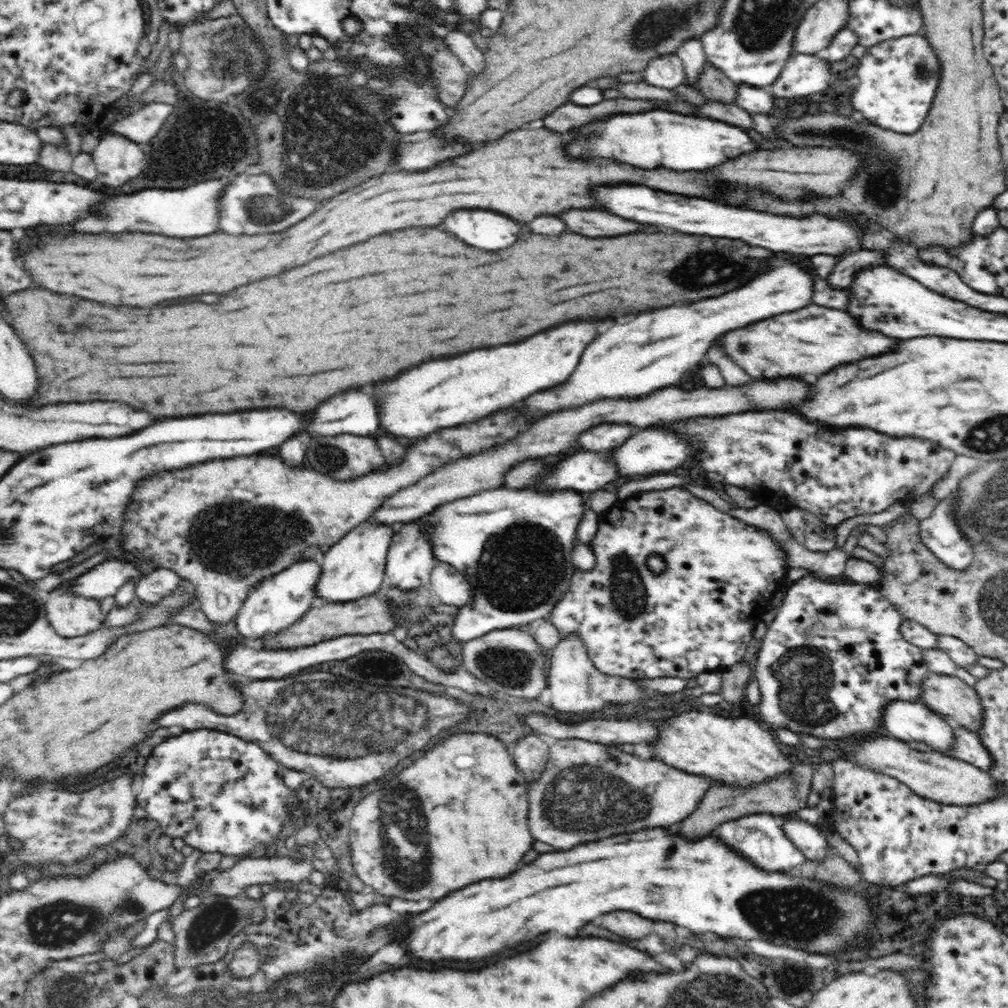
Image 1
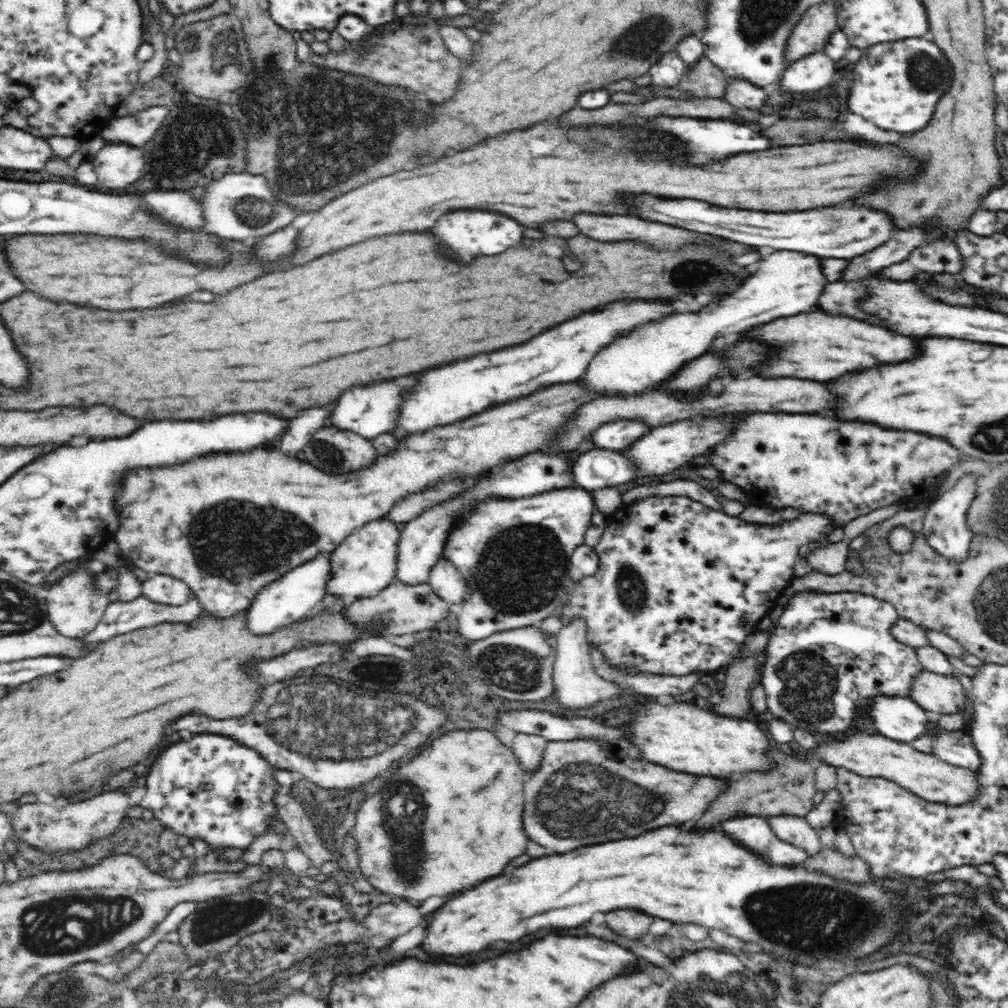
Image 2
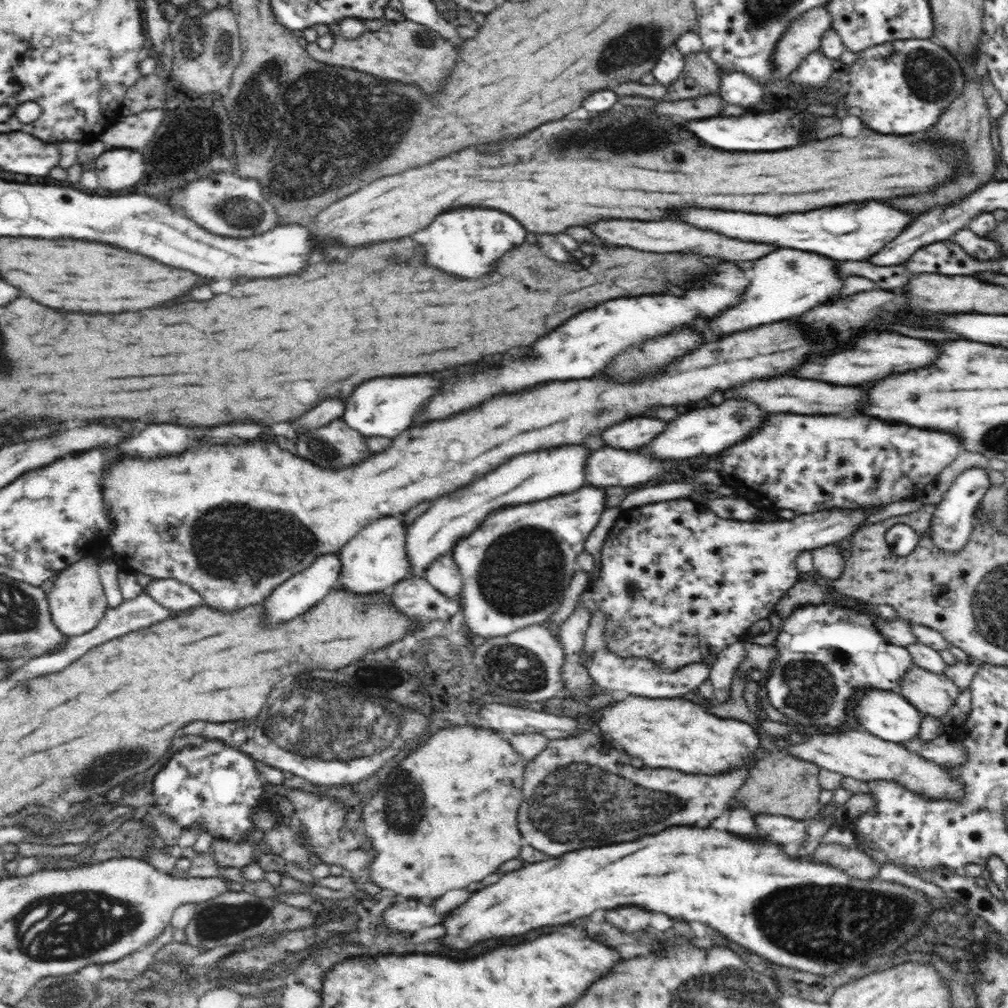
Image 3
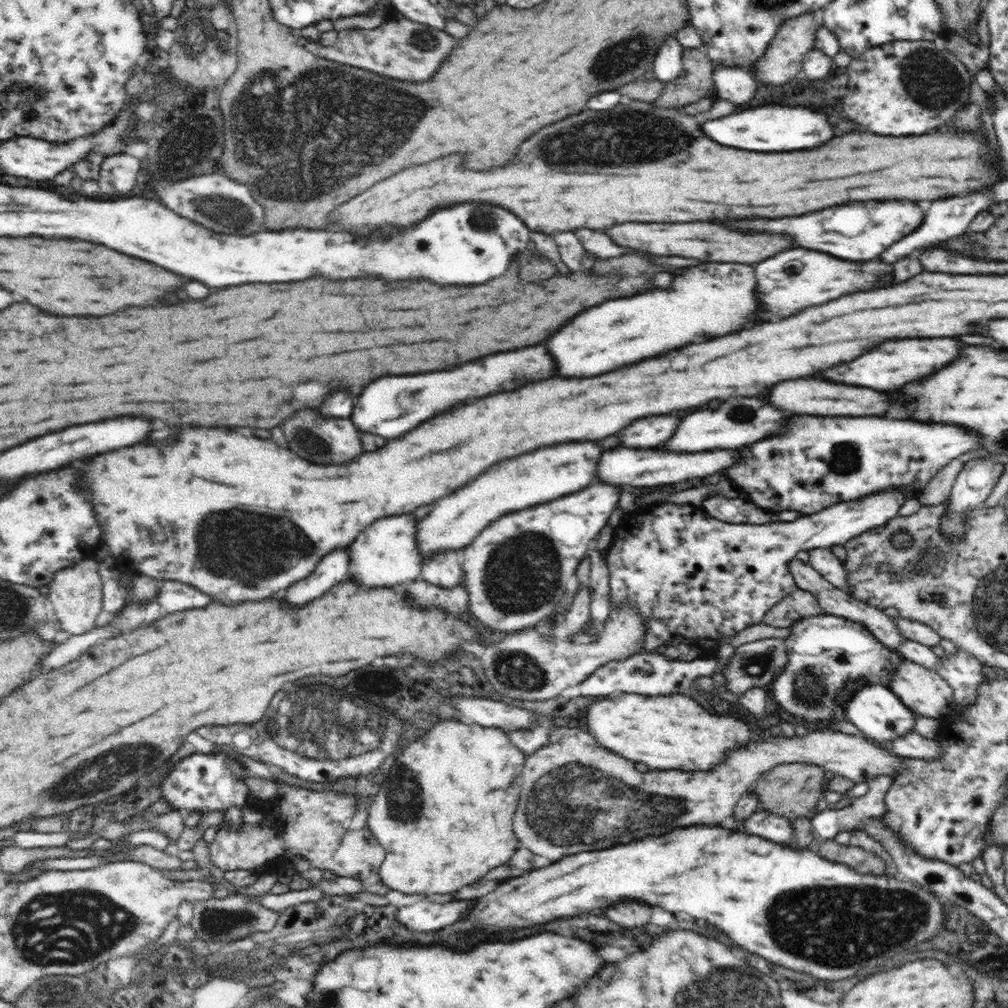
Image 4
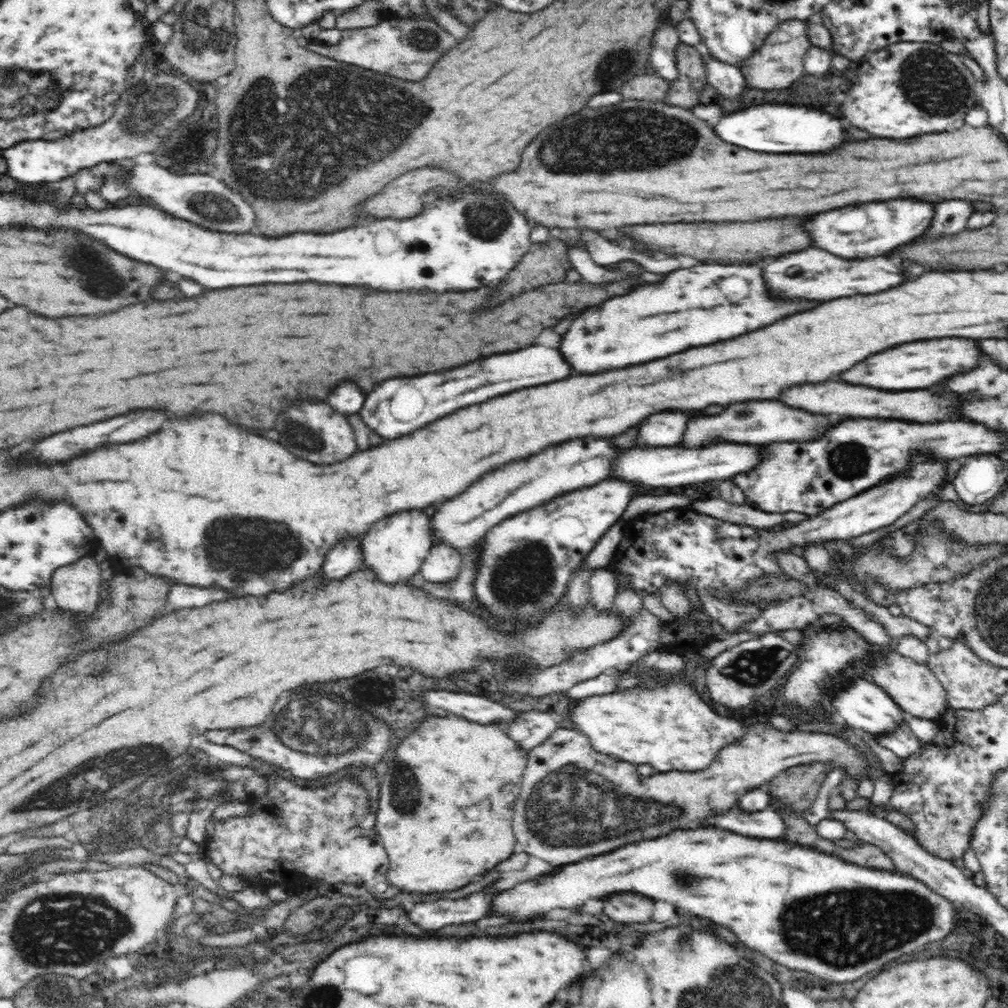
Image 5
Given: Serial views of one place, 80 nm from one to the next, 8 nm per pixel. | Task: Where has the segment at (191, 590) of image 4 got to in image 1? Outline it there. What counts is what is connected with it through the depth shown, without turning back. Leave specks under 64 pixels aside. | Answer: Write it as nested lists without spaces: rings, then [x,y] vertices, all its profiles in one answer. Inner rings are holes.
[[[151,570],[136,580],[136,597],[149,604],[160,602],[160,599],[170,597],[181,586],[180,580],[173,571]]]

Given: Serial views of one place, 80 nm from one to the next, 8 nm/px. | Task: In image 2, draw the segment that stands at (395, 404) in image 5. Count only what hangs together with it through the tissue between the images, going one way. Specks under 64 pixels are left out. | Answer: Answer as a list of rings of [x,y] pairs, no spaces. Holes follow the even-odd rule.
[[[376,382],[370,386],[354,386],[352,390],[344,392],[340,400],[334,404],[332,420],[330,424],[342,428],[342,430],[352,430],[364,438],[376,438],[378,434],[392,434],[398,426],[398,414],[400,414],[400,404],[406,396],[406,388],[398,386],[394,382]]]

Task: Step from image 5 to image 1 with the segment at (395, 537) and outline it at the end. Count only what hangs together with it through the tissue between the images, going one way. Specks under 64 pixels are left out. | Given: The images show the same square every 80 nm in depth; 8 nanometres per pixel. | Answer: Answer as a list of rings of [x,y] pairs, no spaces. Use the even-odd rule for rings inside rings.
[[[366,521],[345,534],[344,538],[340,538],[324,553],[322,573],[314,588],[317,597],[343,603],[364,598],[381,590],[386,585],[385,567],[388,548],[394,534],[392,526]]]

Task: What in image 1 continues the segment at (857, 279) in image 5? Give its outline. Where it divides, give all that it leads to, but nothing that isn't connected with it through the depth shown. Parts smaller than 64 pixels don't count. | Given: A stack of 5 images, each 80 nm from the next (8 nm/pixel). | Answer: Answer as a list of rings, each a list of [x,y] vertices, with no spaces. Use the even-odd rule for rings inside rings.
[[[776,254],[768,262],[770,268],[740,290],[686,308],[672,306],[640,314],[628,324],[614,324],[586,348],[580,366],[576,366],[566,384],[536,392],[522,402],[522,410],[526,414],[550,414],[600,399],[646,397],[660,388],[676,384],[684,372],[700,364],[720,334],[808,306],[814,294],[812,274],[794,262],[790,254]]]

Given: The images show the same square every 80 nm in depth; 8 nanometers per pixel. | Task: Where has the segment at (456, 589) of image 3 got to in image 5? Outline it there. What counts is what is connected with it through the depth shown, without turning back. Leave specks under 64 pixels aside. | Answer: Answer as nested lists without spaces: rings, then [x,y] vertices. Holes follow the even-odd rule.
[[[444,543],[435,544],[422,563],[420,574],[428,582],[450,582],[460,574],[463,566],[463,551]]]

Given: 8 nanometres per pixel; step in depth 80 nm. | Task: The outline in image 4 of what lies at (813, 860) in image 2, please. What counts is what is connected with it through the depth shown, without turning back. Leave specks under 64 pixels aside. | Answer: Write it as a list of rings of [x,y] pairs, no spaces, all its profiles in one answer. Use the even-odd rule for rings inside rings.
[[[834,839],[822,841],[818,847],[818,855],[832,862],[845,864],[862,874],[884,875],[886,863],[878,856],[862,847],[840,845]]]

